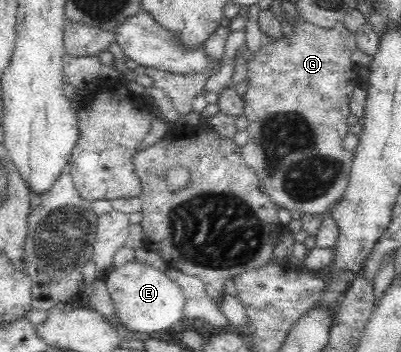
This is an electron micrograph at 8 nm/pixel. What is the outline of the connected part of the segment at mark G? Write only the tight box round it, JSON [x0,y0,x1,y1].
[241,17,360,214]

